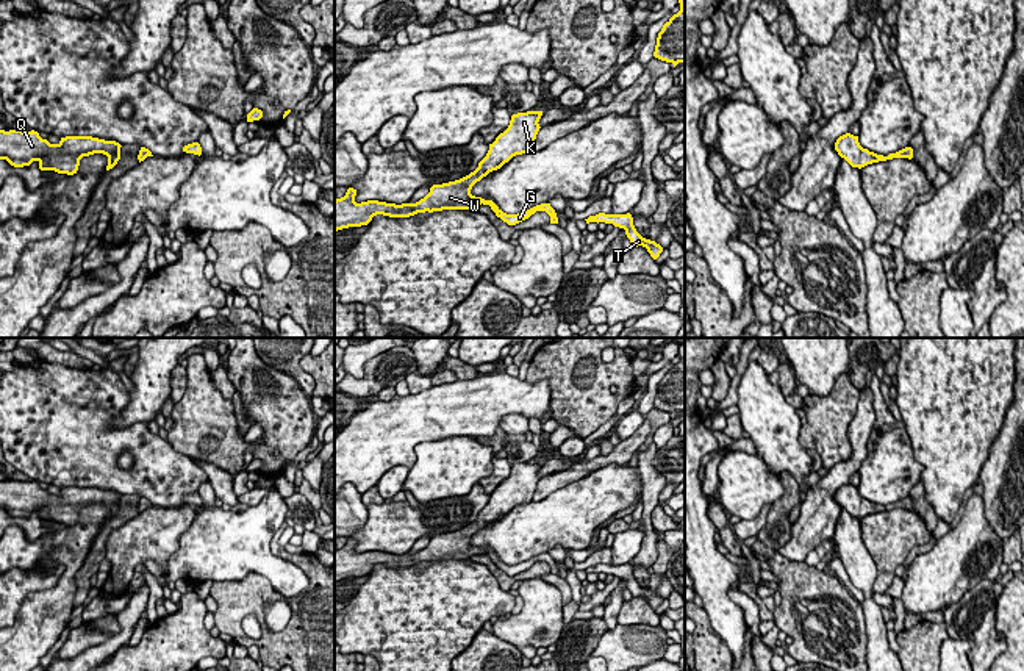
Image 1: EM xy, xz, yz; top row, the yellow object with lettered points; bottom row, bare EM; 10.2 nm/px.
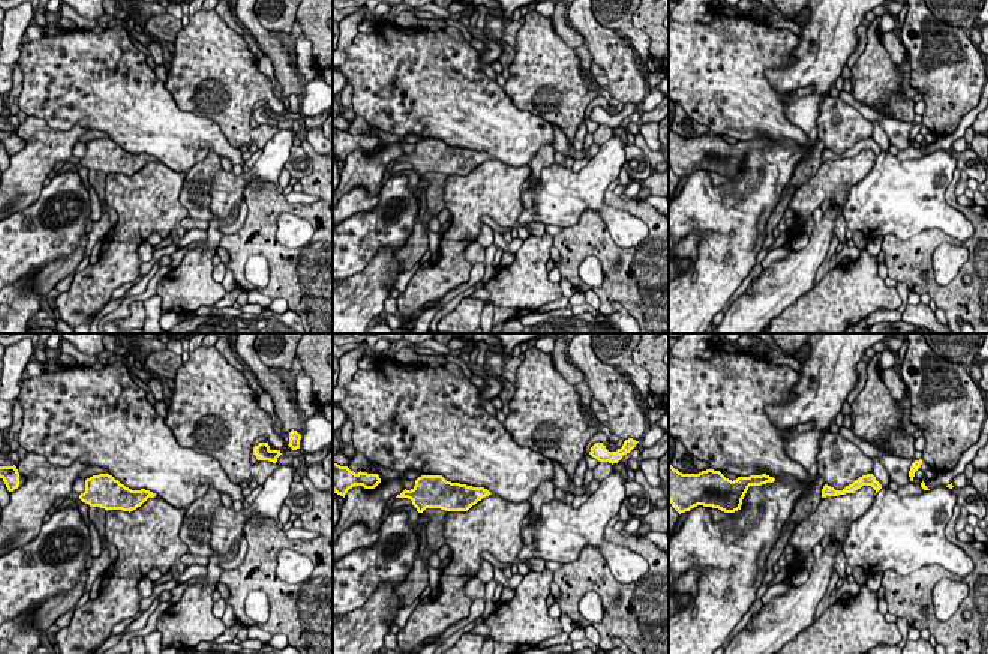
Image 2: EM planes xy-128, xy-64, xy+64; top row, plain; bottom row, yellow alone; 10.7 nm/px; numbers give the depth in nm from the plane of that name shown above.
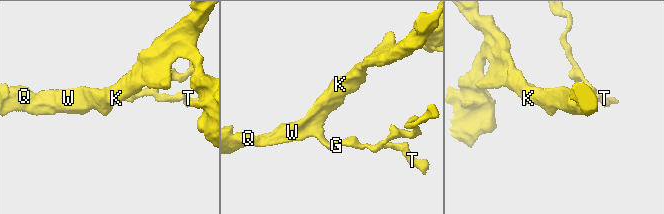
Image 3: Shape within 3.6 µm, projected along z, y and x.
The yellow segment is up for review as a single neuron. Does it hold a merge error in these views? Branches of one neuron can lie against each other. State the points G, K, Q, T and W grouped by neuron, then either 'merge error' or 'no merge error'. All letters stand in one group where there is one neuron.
G K Q T W | no merge error

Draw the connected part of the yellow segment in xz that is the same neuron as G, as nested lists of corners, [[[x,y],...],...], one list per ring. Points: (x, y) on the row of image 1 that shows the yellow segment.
[[[542,111],[513,114],[508,128],[489,144],[486,156],[478,163],[474,172],[455,181],[433,185],[430,192],[416,203],[396,205],[378,200],[356,203],[356,189],[349,188],[344,197],[335,200],[335,233],[349,227],[367,225],[377,214],[410,217],[425,211],[469,210],[482,203],[489,205],[496,216],[508,225],[516,225],[536,211],[546,211],[550,216],[550,224],[558,224],[557,213],[550,203],[541,203],[517,214],[507,214],[492,200],[485,200],[471,194],[472,186],[489,172],[500,169],[516,155],[532,152],[532,145],[541,128],[538,124],[541,116]]]

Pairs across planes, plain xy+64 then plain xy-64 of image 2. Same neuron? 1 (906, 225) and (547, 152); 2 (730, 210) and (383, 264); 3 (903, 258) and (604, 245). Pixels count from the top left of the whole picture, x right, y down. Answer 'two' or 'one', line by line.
1: two
2: one
3: one

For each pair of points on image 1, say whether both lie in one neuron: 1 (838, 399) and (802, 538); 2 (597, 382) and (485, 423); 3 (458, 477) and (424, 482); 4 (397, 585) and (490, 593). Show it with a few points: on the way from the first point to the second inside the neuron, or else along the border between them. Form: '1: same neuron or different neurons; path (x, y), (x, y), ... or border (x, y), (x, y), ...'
1: different neurons; border (846, 435), (851, 454), (827, 471)
2: different neurons; border (526, 379), (544, 379), (549, 383), (549, 407)
3: same neuron; path (451, 477), (432, 477)
4: same neuron; path (421, 593), (466, 593)

